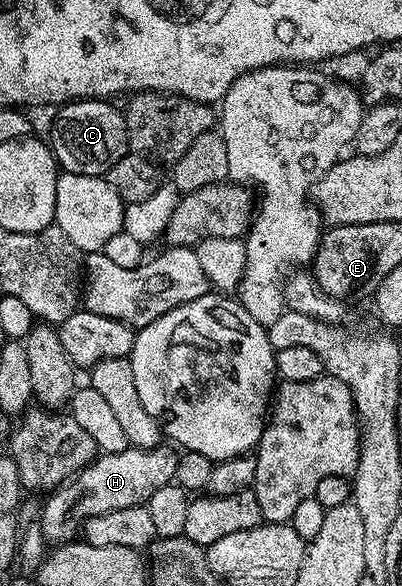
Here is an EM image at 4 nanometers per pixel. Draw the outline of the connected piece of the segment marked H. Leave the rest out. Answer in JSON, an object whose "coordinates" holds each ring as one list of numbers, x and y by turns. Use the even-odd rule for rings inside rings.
{"coordinates":[[129,447,121,453,100,453,75,477,47,494,48,502,43,502,38,518,39,524,44,524,45,535,52,543,71,542,91,517,106,515,106,511,118,511,122,507,143,505,154,491,158,491,158,487,173,484,177,454,164,448]]}

